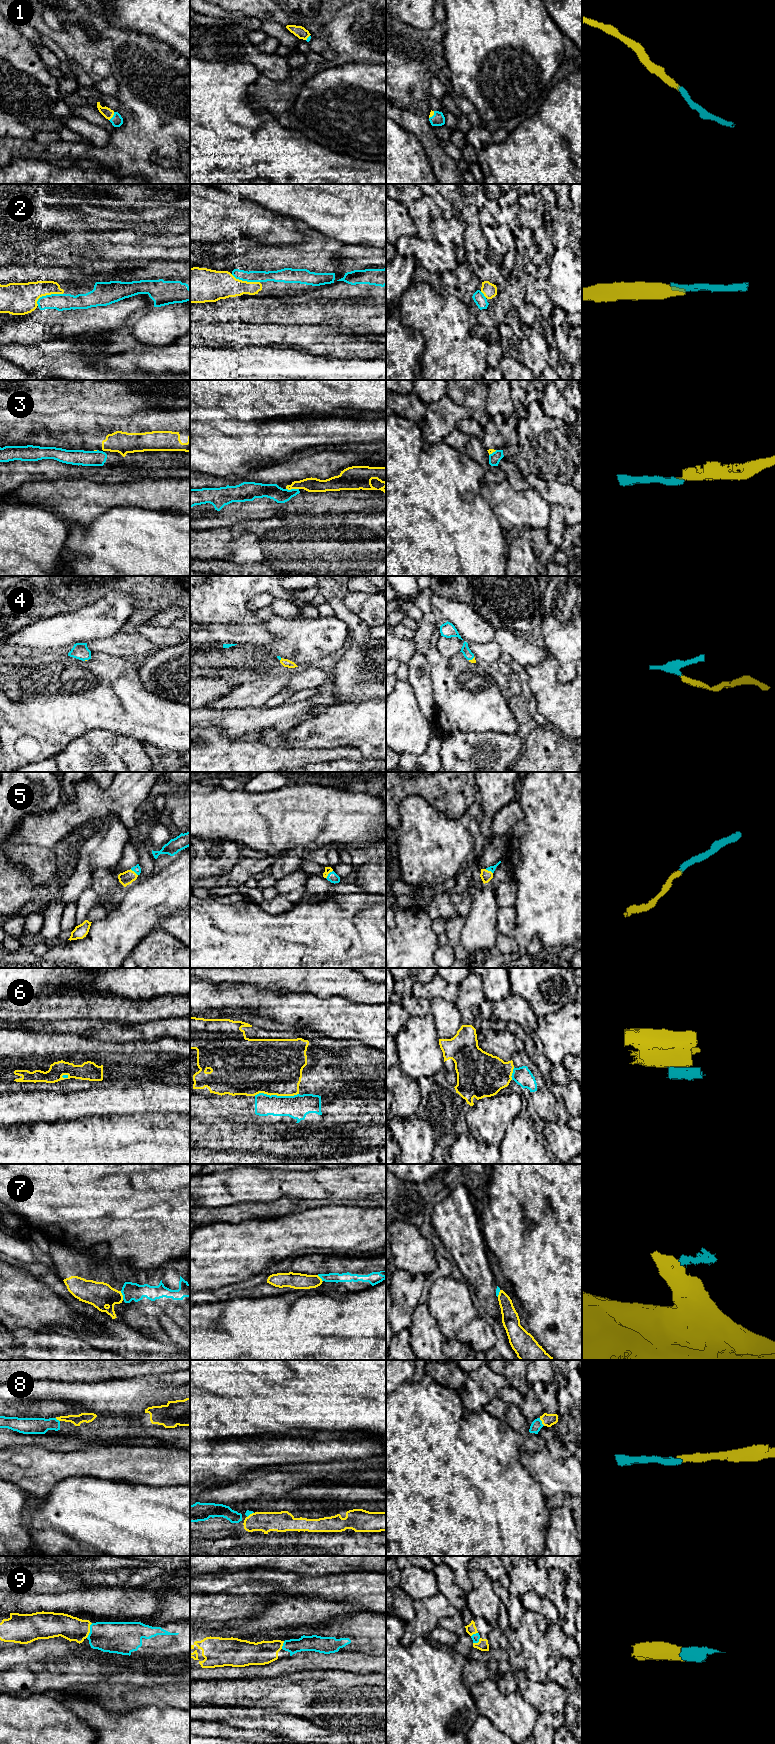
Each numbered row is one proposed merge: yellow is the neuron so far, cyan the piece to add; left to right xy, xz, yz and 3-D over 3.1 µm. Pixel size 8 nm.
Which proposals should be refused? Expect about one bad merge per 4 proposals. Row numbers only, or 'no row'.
3, 6, 7

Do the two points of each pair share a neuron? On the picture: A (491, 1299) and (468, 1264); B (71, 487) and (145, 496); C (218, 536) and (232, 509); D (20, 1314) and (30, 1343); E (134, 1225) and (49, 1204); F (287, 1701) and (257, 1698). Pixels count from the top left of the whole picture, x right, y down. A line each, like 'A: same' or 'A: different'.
A: same
B: same
C: different
D: different
E: same
F: same

